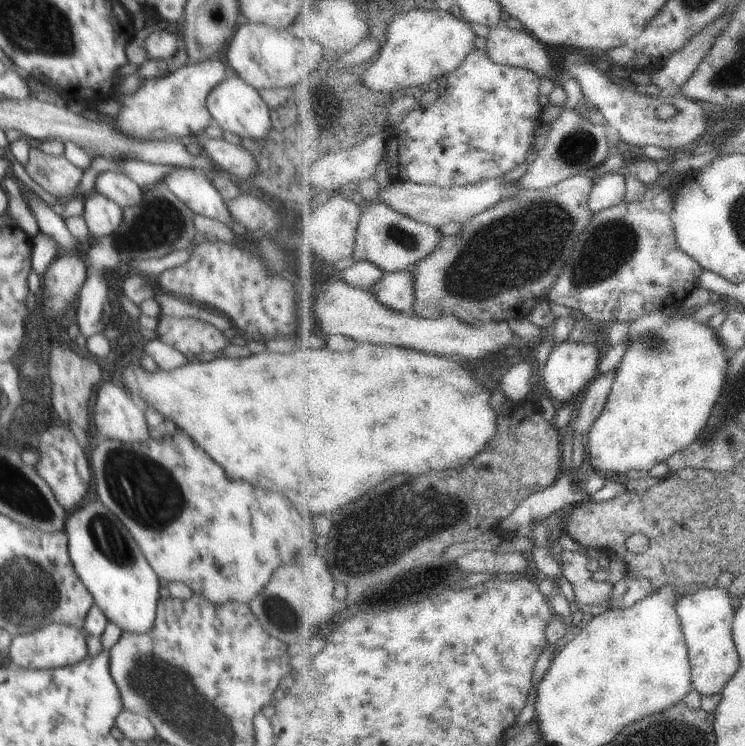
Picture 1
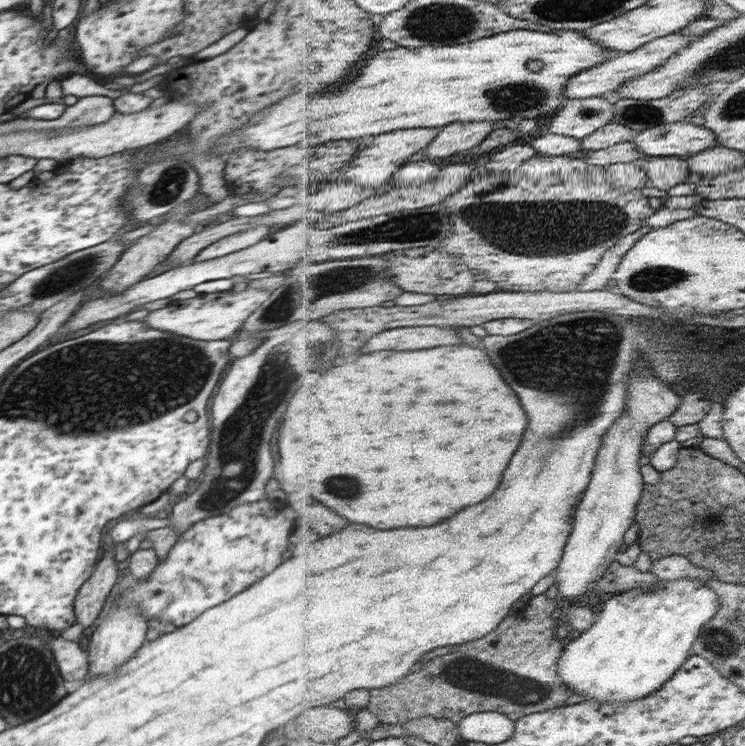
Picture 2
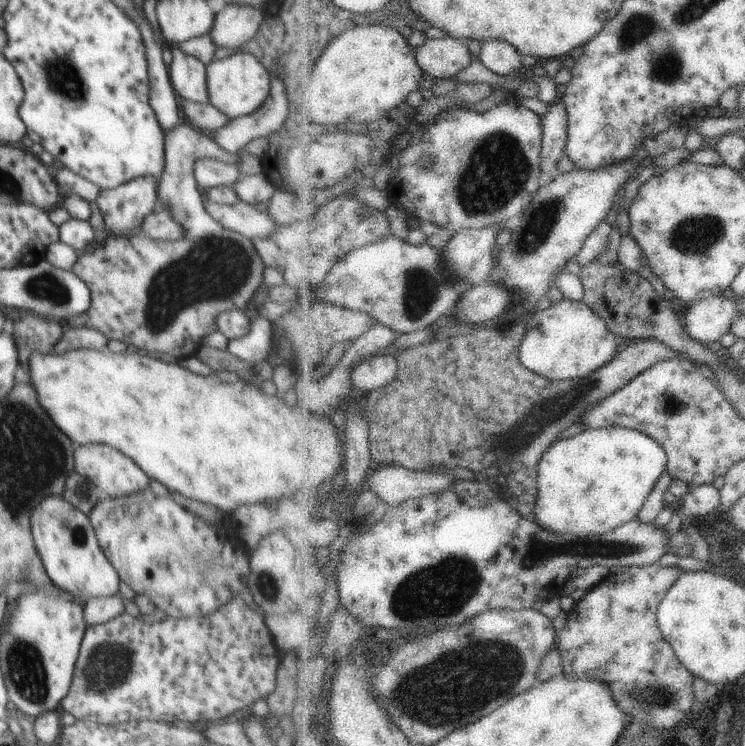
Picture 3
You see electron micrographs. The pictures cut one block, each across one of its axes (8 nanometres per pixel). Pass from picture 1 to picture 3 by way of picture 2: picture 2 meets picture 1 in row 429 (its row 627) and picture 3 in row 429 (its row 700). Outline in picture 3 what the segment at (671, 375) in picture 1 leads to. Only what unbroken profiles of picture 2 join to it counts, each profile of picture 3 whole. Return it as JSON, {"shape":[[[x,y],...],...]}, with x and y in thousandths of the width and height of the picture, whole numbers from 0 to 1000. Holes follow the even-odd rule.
{"shape":[[[821,571],[803,576],[787,575],[776,584],[752,590],[736,603],[722,625],[725,670],[719,698],[746,716],[795,718],[823,713],[856,696],[886,641],[898,631],[898,619],[899,611],[891,595],[851,574]]]}

